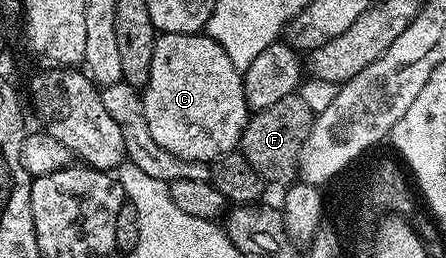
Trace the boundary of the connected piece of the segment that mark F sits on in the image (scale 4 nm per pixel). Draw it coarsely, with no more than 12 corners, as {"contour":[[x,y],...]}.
{"contour":[[300,94],[256,111],[240,152],[264,182],[290,186],[314,111]]}

